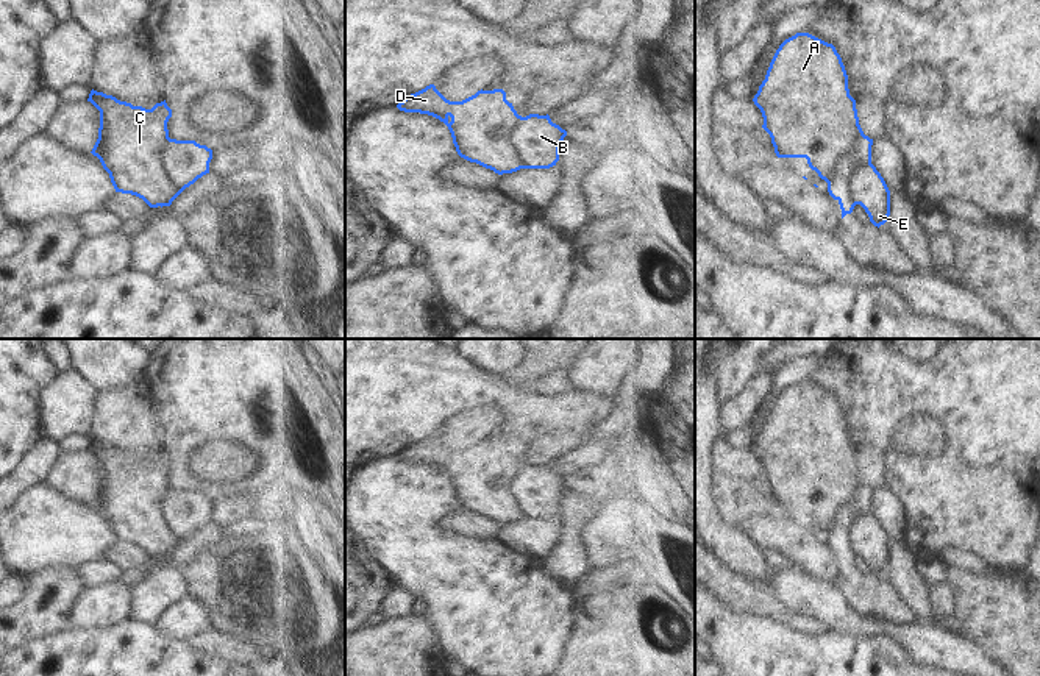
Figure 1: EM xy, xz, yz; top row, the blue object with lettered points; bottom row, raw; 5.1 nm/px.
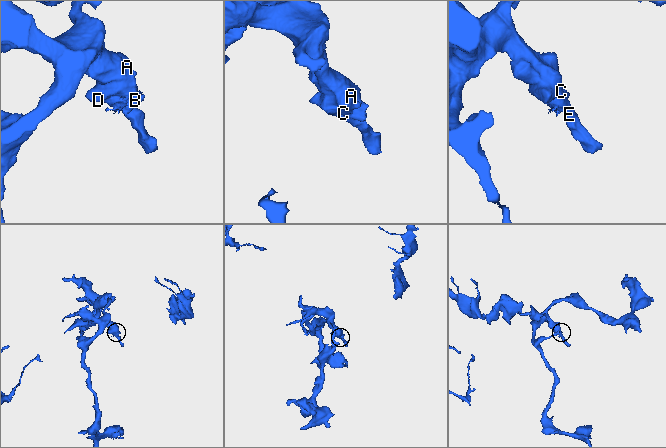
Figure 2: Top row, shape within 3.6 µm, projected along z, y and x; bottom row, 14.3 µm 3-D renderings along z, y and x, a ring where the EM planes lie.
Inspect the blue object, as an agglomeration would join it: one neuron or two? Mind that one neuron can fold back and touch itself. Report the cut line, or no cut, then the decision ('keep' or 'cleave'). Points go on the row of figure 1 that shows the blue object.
xy (169, 138), (163, 149), (163, 169), (177, 195) | cleave

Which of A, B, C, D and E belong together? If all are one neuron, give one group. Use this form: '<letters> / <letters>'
A C D E / B

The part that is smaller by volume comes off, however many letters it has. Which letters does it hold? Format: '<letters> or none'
B

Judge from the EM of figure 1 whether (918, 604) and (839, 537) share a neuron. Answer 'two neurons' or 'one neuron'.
two neurons

